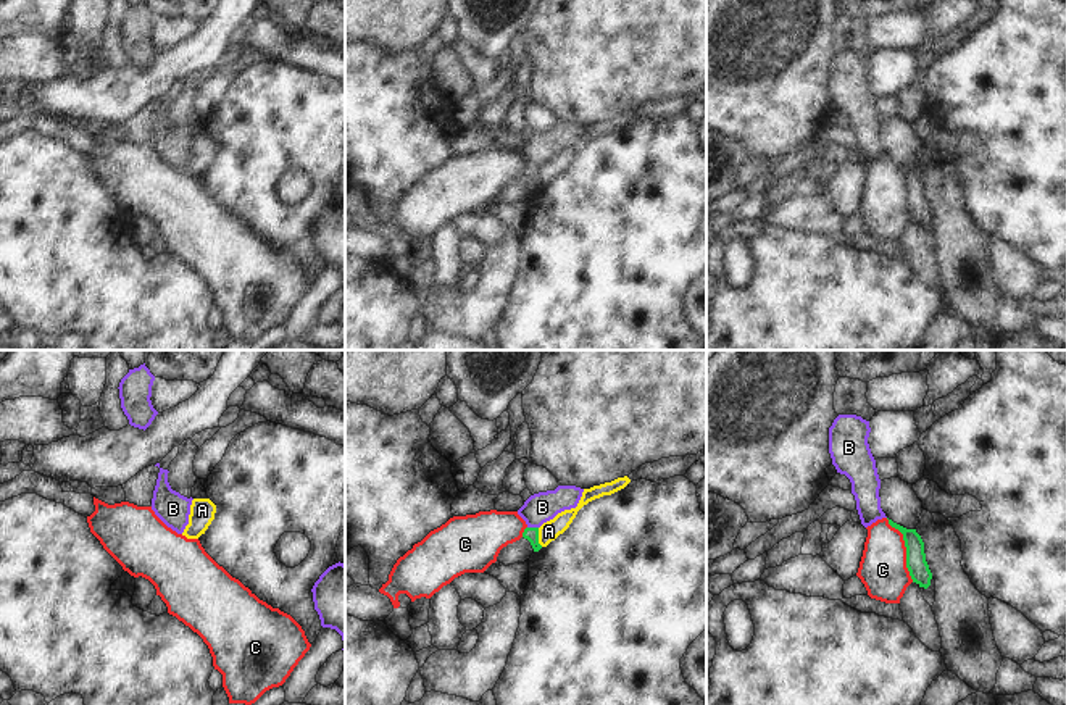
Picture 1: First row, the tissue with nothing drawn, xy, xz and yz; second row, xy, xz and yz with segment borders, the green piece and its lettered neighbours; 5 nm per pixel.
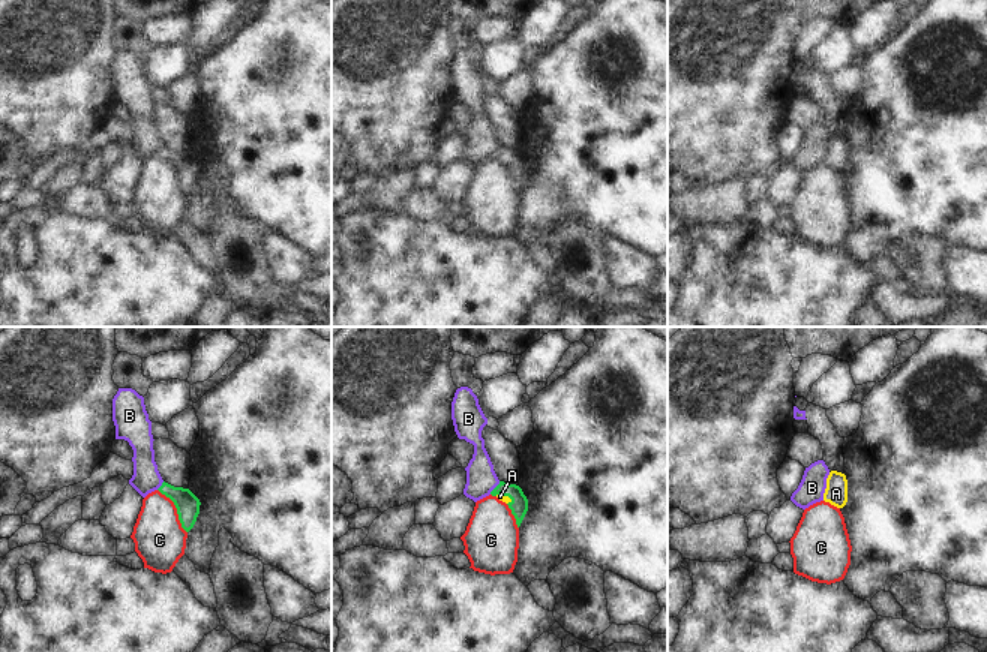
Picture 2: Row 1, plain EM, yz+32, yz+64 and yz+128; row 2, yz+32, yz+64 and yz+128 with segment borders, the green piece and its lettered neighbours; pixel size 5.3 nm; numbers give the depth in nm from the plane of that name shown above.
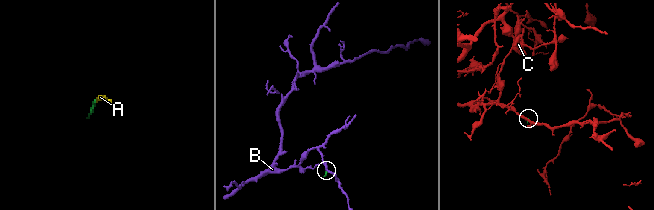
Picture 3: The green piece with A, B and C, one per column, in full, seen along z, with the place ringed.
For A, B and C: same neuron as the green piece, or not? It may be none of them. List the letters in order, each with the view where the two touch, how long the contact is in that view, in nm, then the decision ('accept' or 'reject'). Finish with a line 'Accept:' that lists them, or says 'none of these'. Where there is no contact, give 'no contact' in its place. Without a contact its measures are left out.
A: contact in xz; length 100 nm; accept
B: contact in xz; length 60 nm; reject
C: contact in yz; length 340 nm; reject
Accept: A

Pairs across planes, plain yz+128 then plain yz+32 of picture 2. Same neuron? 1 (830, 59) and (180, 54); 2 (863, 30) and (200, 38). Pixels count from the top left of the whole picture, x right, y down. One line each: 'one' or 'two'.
1: one
2: one

